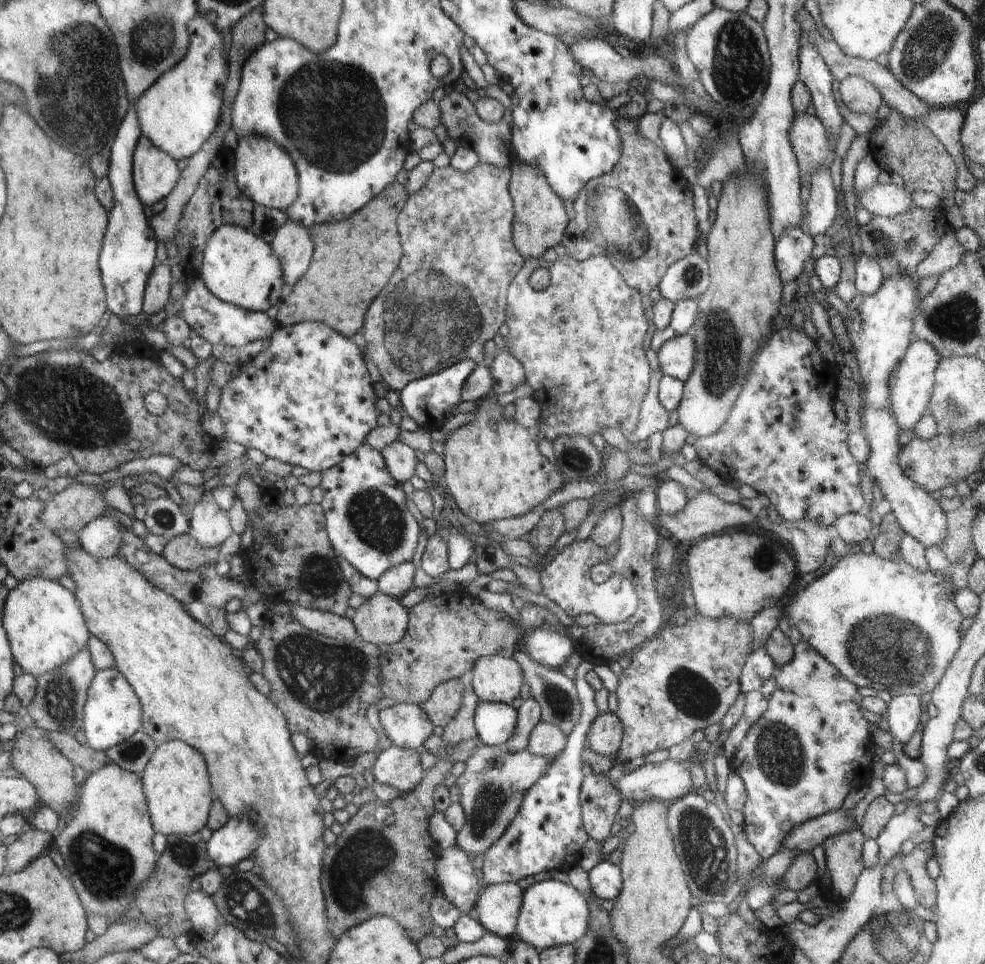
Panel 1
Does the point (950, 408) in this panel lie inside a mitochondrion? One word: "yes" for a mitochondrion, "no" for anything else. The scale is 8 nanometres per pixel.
yes

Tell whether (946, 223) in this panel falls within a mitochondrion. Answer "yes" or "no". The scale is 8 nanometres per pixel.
no

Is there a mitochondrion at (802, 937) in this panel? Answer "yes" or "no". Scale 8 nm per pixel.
no

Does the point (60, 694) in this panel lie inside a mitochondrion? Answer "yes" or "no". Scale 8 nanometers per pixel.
yes

